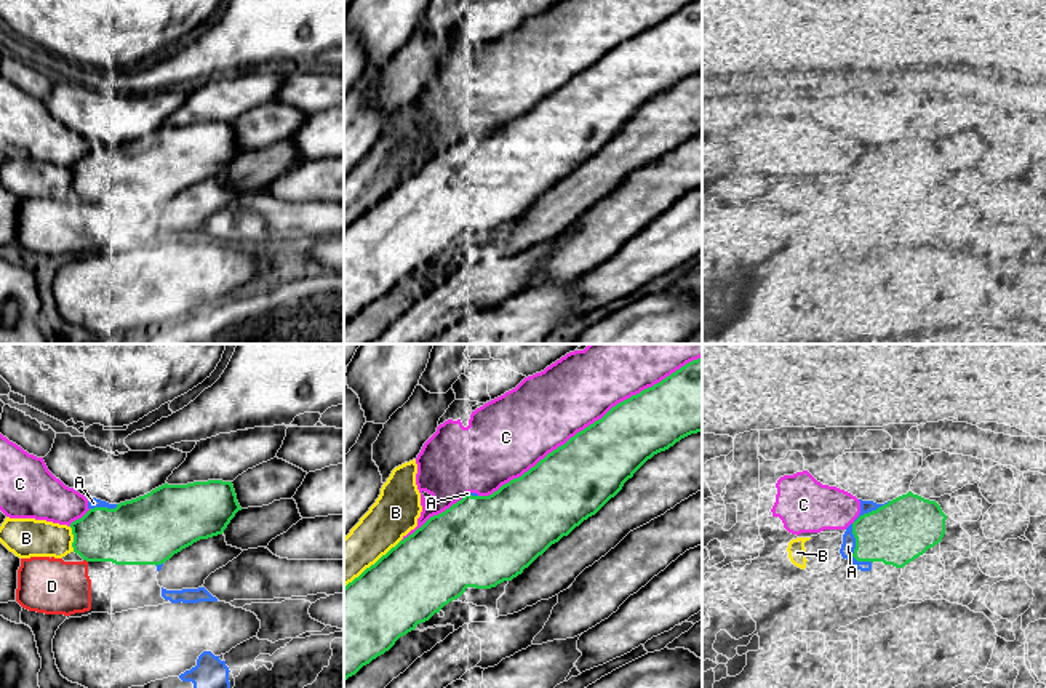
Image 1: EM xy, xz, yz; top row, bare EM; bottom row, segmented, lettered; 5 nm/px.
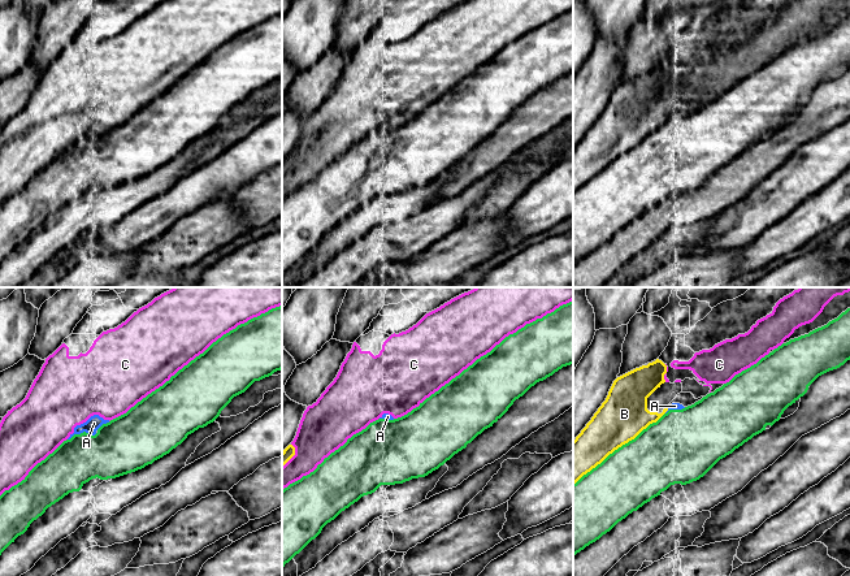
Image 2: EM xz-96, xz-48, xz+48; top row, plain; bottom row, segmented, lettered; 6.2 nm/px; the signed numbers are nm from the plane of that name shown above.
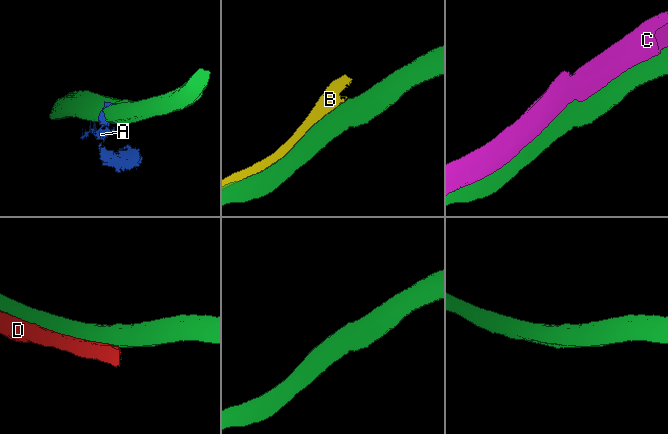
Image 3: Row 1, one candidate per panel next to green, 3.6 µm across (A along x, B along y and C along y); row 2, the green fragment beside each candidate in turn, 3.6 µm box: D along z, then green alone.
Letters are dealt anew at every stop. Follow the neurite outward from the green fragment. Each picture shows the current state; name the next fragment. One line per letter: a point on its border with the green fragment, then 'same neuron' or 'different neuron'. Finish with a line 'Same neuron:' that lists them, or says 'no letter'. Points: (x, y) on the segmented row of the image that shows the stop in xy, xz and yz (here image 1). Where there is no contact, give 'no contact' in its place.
A: yz (853, 525) | different neuron
B: xz (371, 565) | different neuron
C: xz (590, 424) | different neuron
D: xy (85, 559) | different neuron
Same neuron: no letter

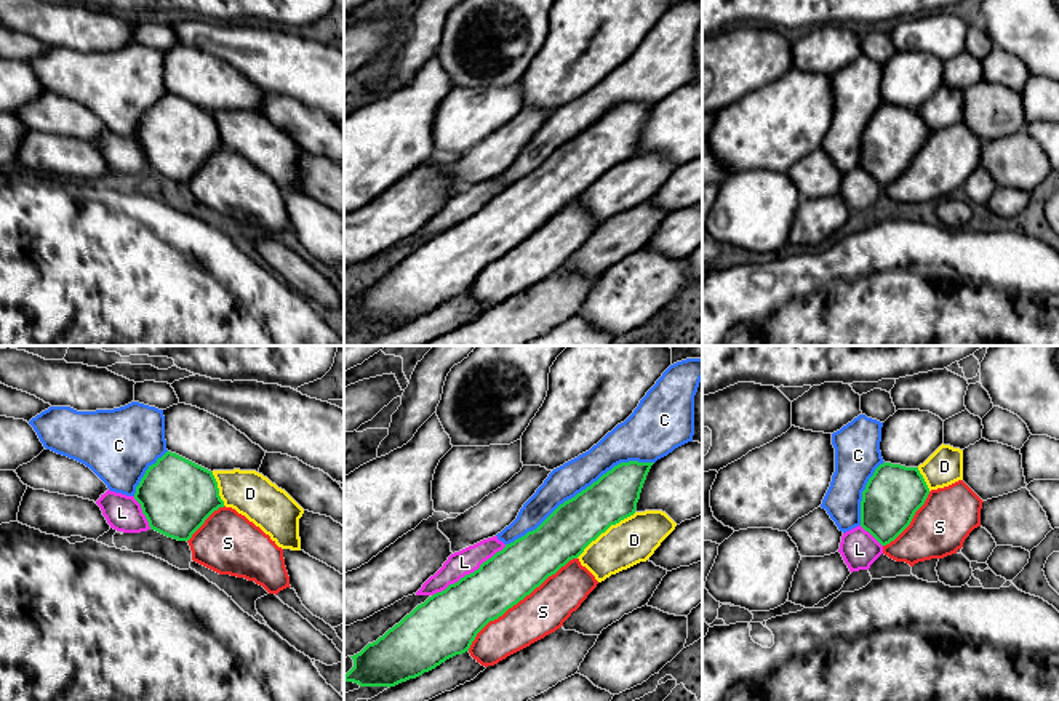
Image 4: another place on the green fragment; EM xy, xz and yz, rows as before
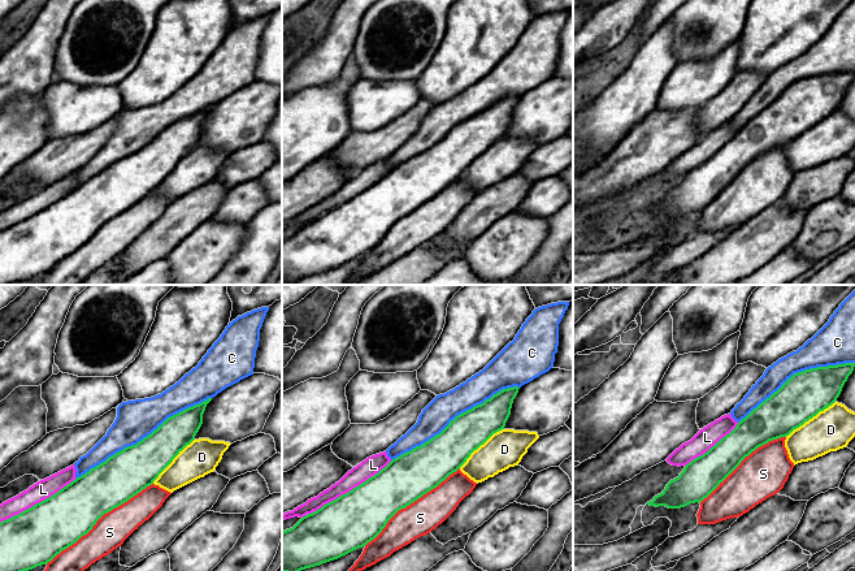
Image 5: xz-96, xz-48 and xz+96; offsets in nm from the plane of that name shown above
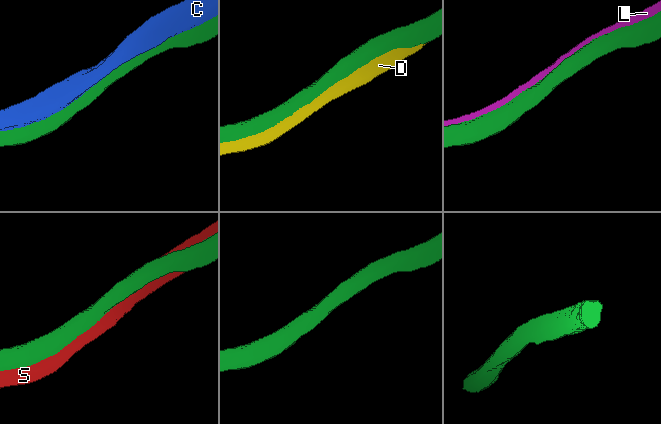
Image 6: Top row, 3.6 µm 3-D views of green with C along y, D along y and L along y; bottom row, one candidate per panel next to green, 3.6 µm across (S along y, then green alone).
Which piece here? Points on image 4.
C: xz (581, 492) | different neuron
D: xz (605, 530) | different neuron
L: xz (471, 573) | different neuron
S: xz (519, 600) | different neuron
Same neuron: no letter

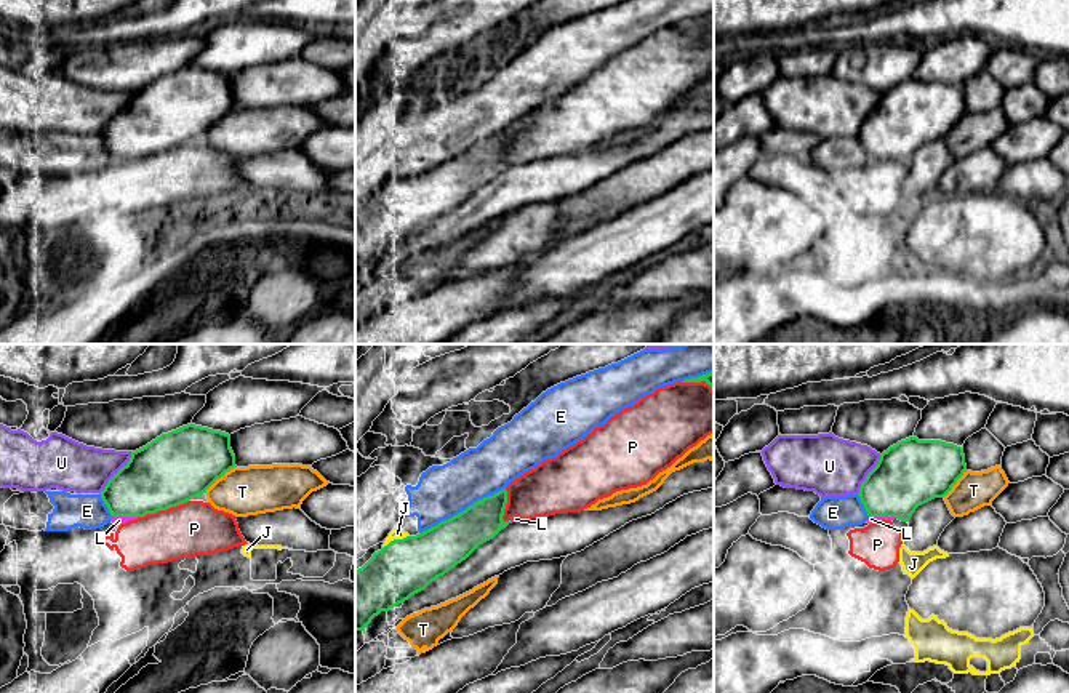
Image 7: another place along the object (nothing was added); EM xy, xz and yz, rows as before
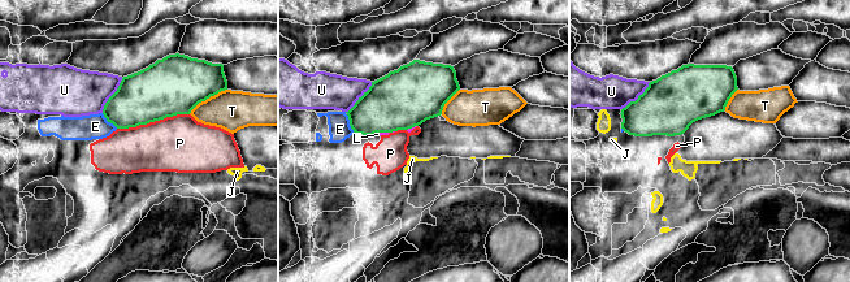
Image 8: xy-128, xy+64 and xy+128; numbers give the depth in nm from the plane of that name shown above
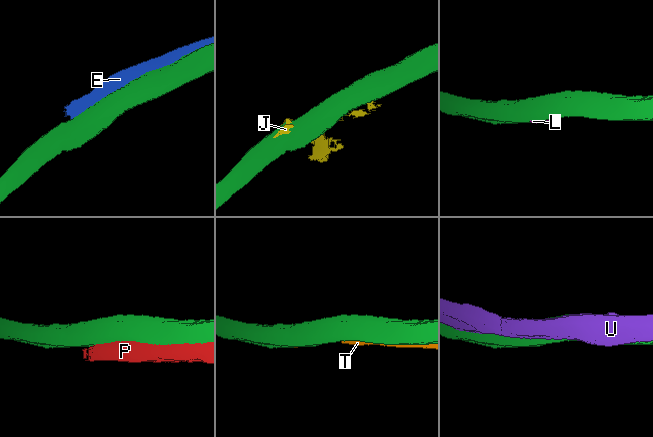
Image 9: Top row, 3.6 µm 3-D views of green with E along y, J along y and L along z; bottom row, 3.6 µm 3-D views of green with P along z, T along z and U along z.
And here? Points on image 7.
E: xz (463, 511) | different neuron
J: xz (396, 540) | different neuron
L: xy (124, 516) | same neuron
P: xy (162, 509) | different neuron
T: xy (220, 477) | different neuron
U: xy (117, 472) | different neuron
Same neuron: L

